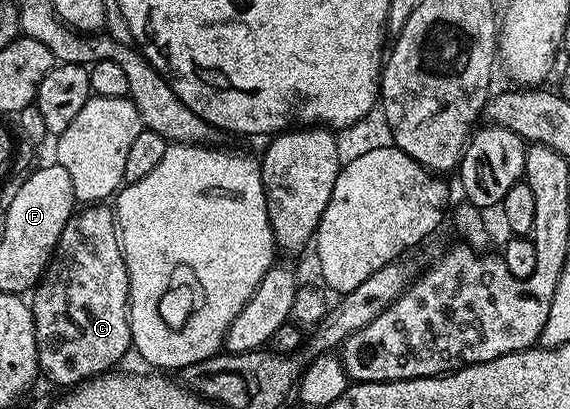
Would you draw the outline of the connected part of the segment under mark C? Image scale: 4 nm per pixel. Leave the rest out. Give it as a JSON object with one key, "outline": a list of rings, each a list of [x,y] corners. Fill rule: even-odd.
{"outline":[[[86,205],[75,210],[60,233],[54,257],[42,274],[42,280],[29,296],[30,312],[36,329],[38,369],[62,389],[73,389],[96,375],[113,372],[126,354],[131,354],[130,290],[128,269],[118,242],[114,212],[106,205]]]}

